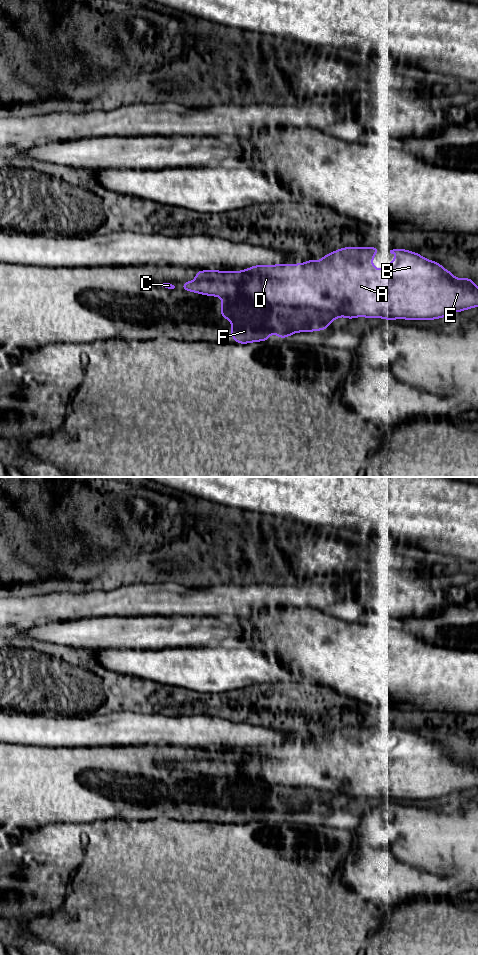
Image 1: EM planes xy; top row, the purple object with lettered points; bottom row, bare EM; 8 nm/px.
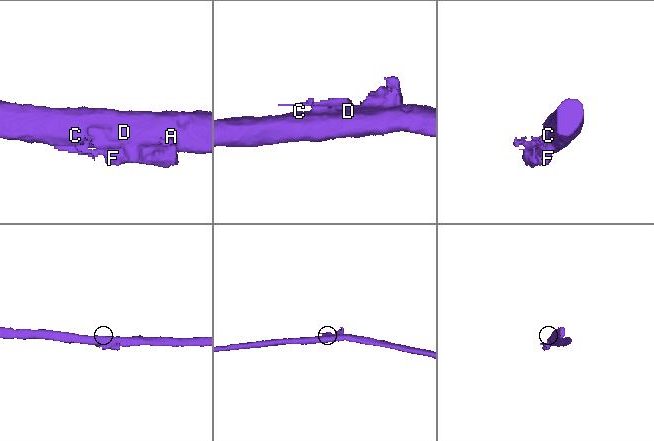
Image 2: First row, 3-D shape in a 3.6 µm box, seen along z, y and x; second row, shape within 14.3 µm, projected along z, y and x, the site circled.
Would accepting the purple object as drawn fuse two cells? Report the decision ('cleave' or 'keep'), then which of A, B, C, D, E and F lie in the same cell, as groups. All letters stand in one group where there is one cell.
cleave | A B C D E / F

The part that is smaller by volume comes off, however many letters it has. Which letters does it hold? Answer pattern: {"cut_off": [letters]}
{"cut_off": ["F"]}

